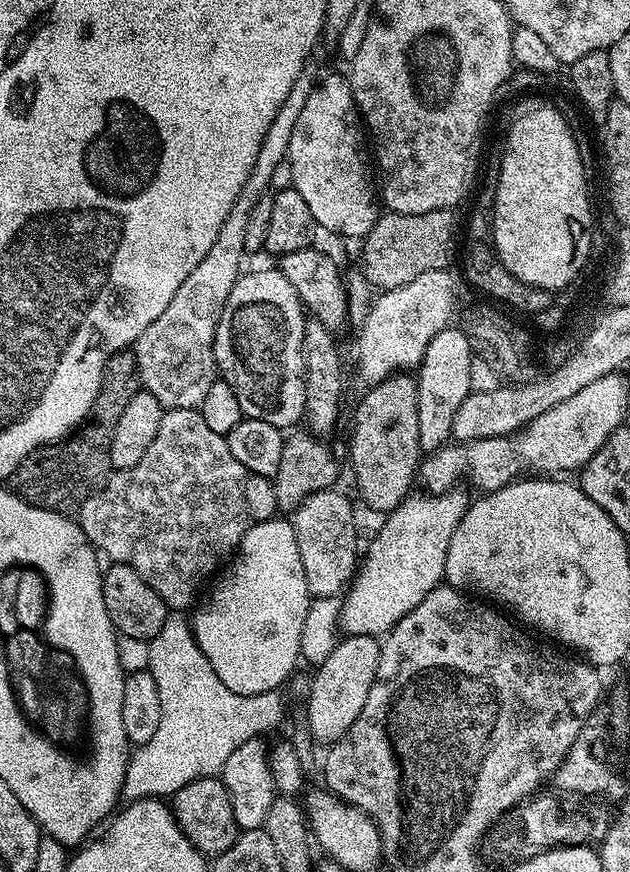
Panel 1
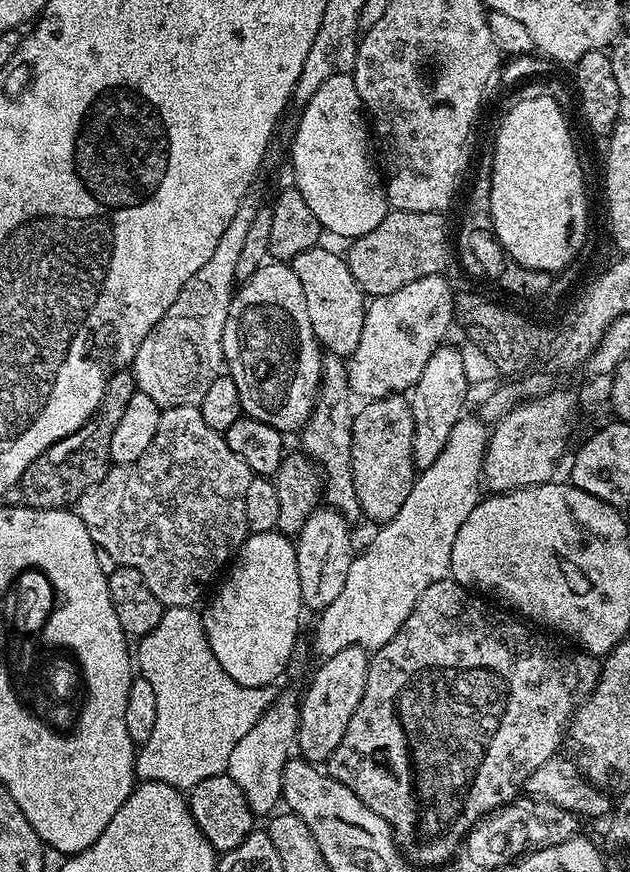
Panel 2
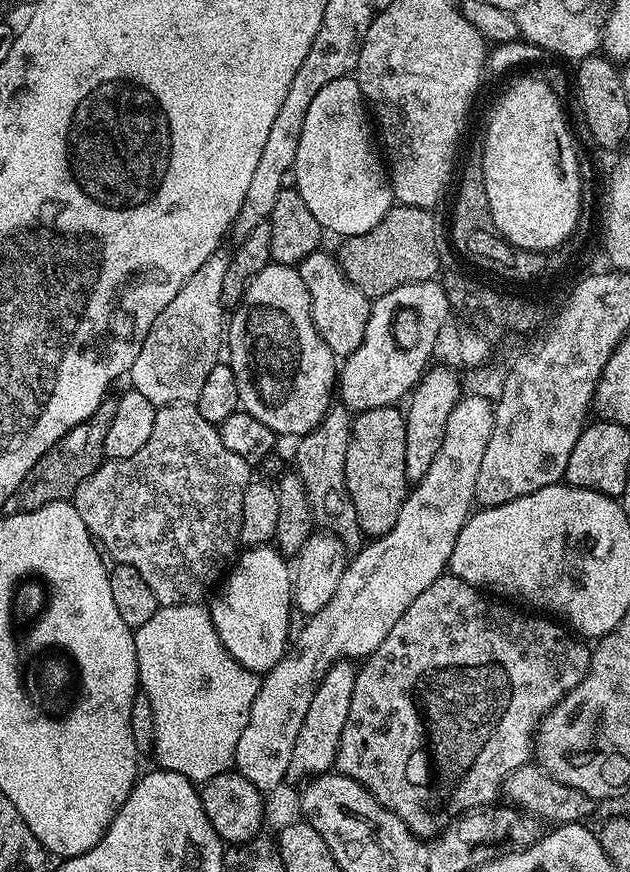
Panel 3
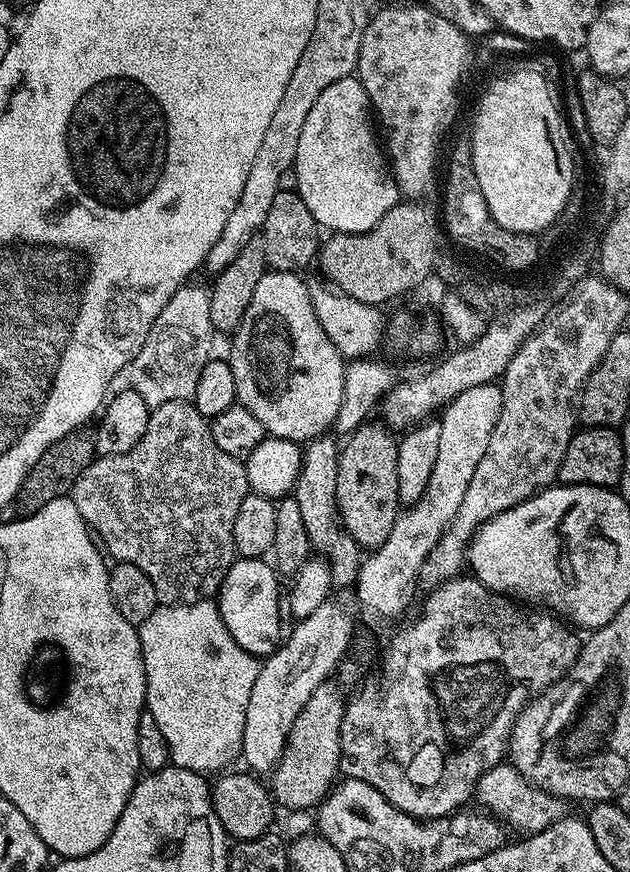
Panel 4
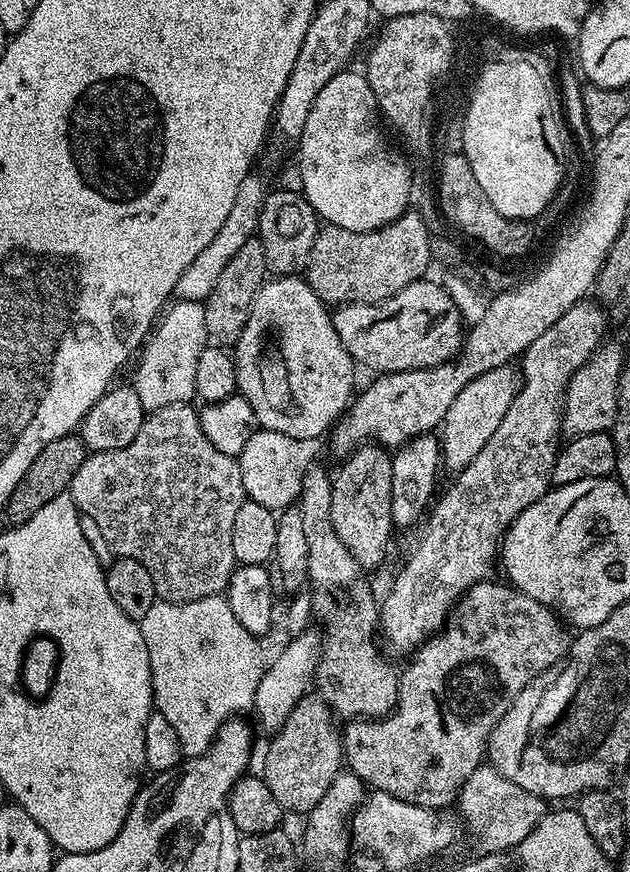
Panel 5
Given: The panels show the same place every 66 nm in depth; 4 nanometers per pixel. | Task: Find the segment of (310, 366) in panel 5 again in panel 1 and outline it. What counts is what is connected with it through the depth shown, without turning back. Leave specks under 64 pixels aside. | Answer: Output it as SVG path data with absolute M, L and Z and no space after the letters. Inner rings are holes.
M279 267L245 271L230 290L214 334L214 358L219 379L234 386L247 419L270 422L281 430L303 421L305 319L300 296Z

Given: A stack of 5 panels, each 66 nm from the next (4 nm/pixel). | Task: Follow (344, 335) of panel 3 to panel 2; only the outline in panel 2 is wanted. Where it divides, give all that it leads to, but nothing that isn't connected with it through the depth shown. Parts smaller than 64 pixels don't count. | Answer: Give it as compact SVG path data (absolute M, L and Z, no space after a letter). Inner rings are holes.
M325 246L302 250L290 262L298 282L302 282L302 294L306 294L306 310L310 314L312 329L321 349L333 356L345 358L354 354L361 337L366 294L350 274L350 266L343 255L331 252Z

